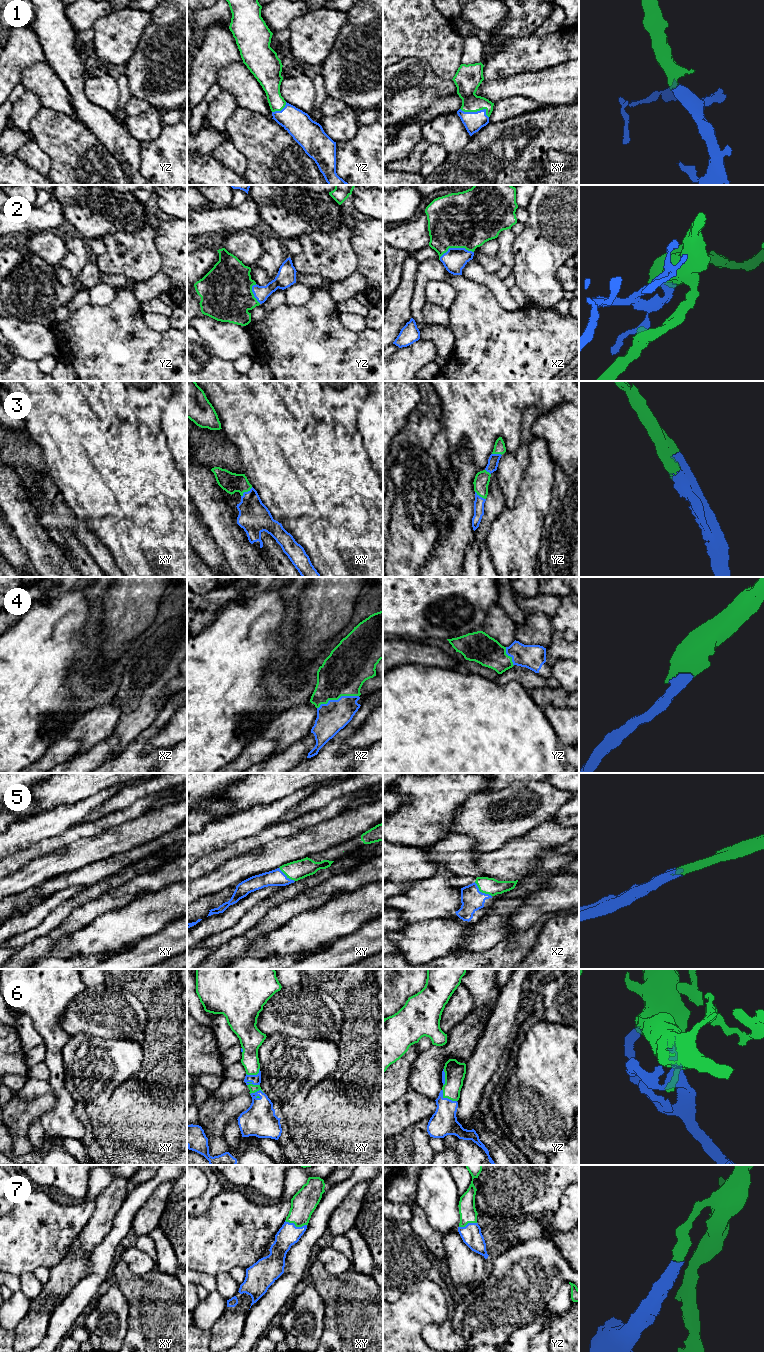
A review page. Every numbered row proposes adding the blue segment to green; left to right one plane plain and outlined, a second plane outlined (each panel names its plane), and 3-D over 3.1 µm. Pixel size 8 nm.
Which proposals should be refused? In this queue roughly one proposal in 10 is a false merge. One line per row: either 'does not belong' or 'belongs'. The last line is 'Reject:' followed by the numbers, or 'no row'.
1: belongs
2: belongs
3: belongs
4: belongs
5: belongs
6: belongs
7: belongs
Reject: no row

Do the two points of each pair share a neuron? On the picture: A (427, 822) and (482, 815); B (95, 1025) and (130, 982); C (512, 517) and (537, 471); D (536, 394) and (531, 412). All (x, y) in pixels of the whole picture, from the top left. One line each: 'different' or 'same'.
A: different
B: different
C: same
D: different

